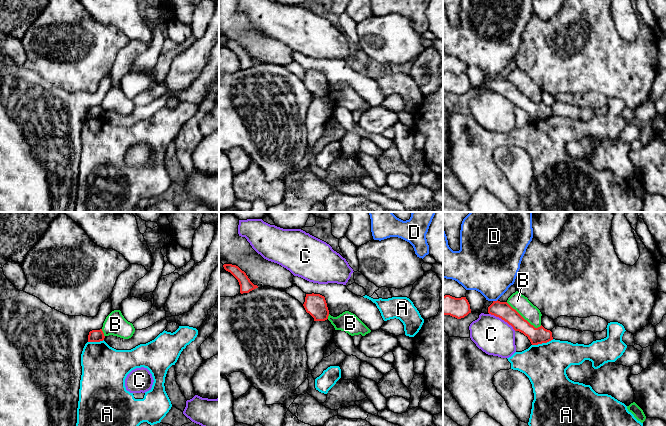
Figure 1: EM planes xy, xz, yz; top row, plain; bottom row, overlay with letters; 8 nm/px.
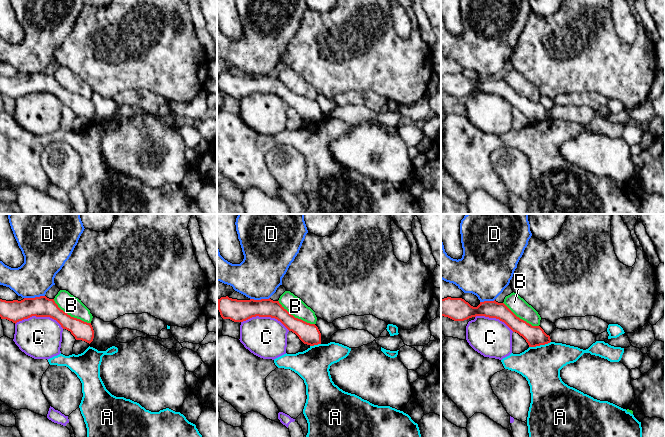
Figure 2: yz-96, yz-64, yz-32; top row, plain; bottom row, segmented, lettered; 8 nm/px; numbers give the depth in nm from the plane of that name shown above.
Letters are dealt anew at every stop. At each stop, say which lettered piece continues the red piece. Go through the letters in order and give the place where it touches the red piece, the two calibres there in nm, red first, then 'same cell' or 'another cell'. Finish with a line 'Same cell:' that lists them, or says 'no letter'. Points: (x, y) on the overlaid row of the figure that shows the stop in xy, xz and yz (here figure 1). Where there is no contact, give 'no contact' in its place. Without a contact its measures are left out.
A: yz (542, 342) | 130/340 nm | another cell
B: yz (523, 318) | 140/140 nm | another cell
C: yz (502, 319) | 140/300 nm | another cell
D: yz (495, 301) | 140/380 nm | another cell
Same cell: no letter

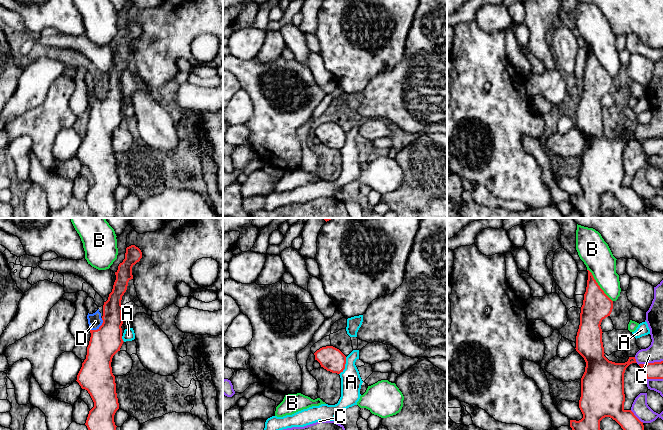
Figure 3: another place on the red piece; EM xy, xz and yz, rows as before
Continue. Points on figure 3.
A: xz (344, 366) | 190/170 nm | another cell
B: yz (598, 285) | 220/240 nm | another cell
C: yz (650, 363) | 130/140 nm | another cell
D: xy (99, 327) | 240/110 nm | same cell
Same cell: D

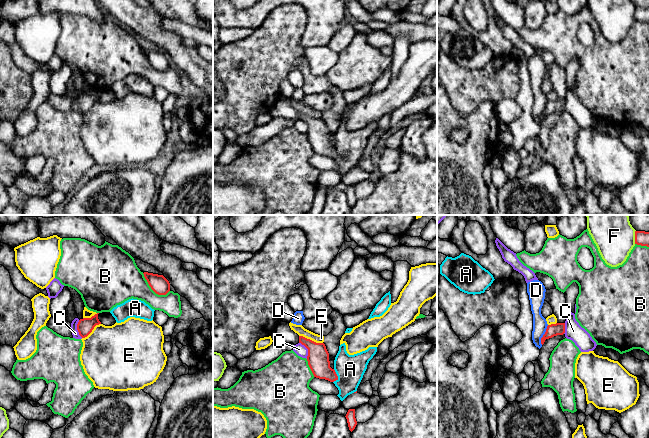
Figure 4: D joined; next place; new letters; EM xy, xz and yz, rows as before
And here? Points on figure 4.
A: xz (337, 376) | 180/220 nm | another cell
B: xy (153, 290) | 150/300 nm | another cell
C: xz (308, 350) | 180/90 nm | another cell
D: yz (543, 335) | 100/110 nm | another cell
E: xz (311, 340) | 180/80 nm | another cell
F: yz (635, 237) | 110/340 nm | another cell
Same cell: no letter

